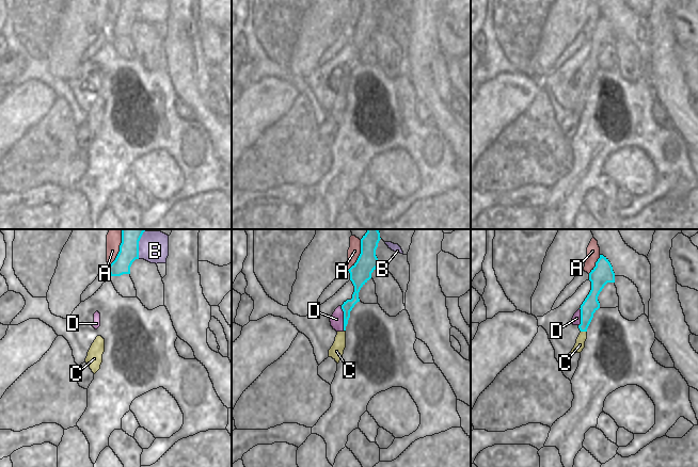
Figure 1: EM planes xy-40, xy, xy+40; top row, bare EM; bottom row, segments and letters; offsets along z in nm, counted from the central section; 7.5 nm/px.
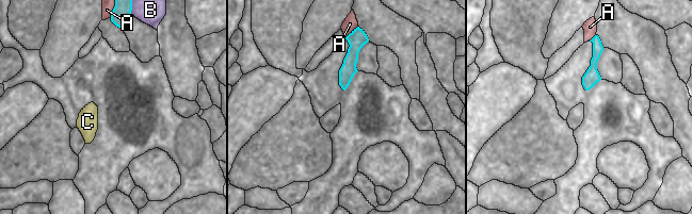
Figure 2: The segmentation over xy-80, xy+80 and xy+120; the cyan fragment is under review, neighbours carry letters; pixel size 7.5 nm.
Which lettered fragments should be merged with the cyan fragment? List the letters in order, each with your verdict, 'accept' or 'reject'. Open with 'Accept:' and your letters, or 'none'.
Accept: C
A: reject
B: reject
C: accept
D: reject

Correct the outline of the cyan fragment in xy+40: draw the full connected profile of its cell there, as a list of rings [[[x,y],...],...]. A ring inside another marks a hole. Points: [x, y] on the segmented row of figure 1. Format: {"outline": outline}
{"outline": [[[603,255],[596,262],[596,267],[589,273],[591,290],[583,304],[581,305],[581,331],[576,343],[571,353],[581,353],[585,348],[587,339],[587,328],[593,318],[593,313],[600,308],[598,296],[607,283],[615,283],[615,273],[608,259]]]}

